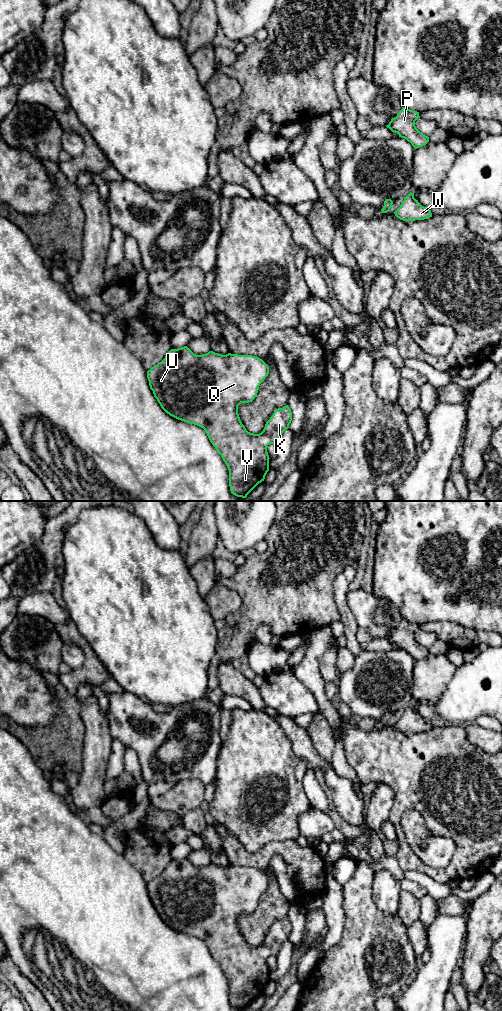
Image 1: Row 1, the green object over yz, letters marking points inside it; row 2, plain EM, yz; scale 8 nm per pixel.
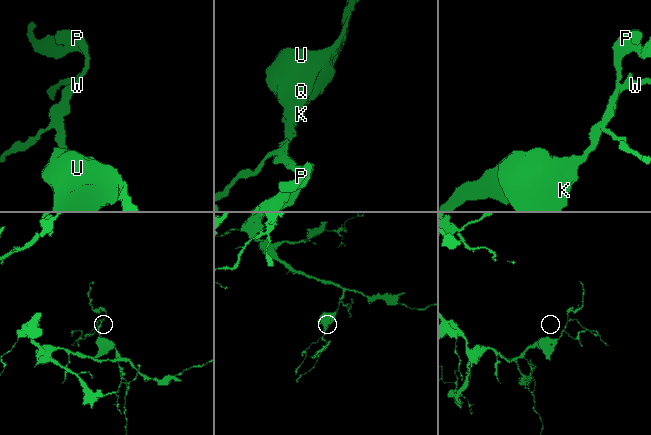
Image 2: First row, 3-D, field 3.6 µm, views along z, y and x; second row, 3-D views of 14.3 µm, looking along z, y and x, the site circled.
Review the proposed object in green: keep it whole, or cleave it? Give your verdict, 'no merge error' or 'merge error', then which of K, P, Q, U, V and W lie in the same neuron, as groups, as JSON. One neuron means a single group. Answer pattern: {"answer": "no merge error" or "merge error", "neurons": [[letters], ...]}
{"answer": "no merge error", "neurons": [["K", "P", "Q", "U", "V", "W"]]}

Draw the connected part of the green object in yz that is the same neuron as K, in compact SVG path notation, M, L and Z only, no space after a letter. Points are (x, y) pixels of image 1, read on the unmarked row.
M187 858L171 861L165 870L147 883L150 901L161 920L170 928L203 940L218 965L221 967L229 982L230 1003L237 1009L246 1010L247 1007L262 993L269 983L269 967L267 959L277 956L282 945L290 940L292 924L288 917L274 922L273 927L266 934L259 946L250 945L242 936L238 918L241 915L252 914L257 908L260 896L269 886L268 877L260 870L252 867L226 867L209 863L203 867L194 866Z

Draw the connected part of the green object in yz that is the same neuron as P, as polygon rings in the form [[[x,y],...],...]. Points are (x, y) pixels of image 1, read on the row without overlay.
[[[402,619],[397,628],[392,630],[386,639],[397,645],[399,649],[406,651],[417,661],[429,654],[429,649],[415,638],[415,633],[418,630],[420,630],[419,624]]]

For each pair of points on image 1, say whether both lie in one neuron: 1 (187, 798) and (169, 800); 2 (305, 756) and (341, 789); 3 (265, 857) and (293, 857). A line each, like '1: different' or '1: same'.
1: same
2: same
3: same

